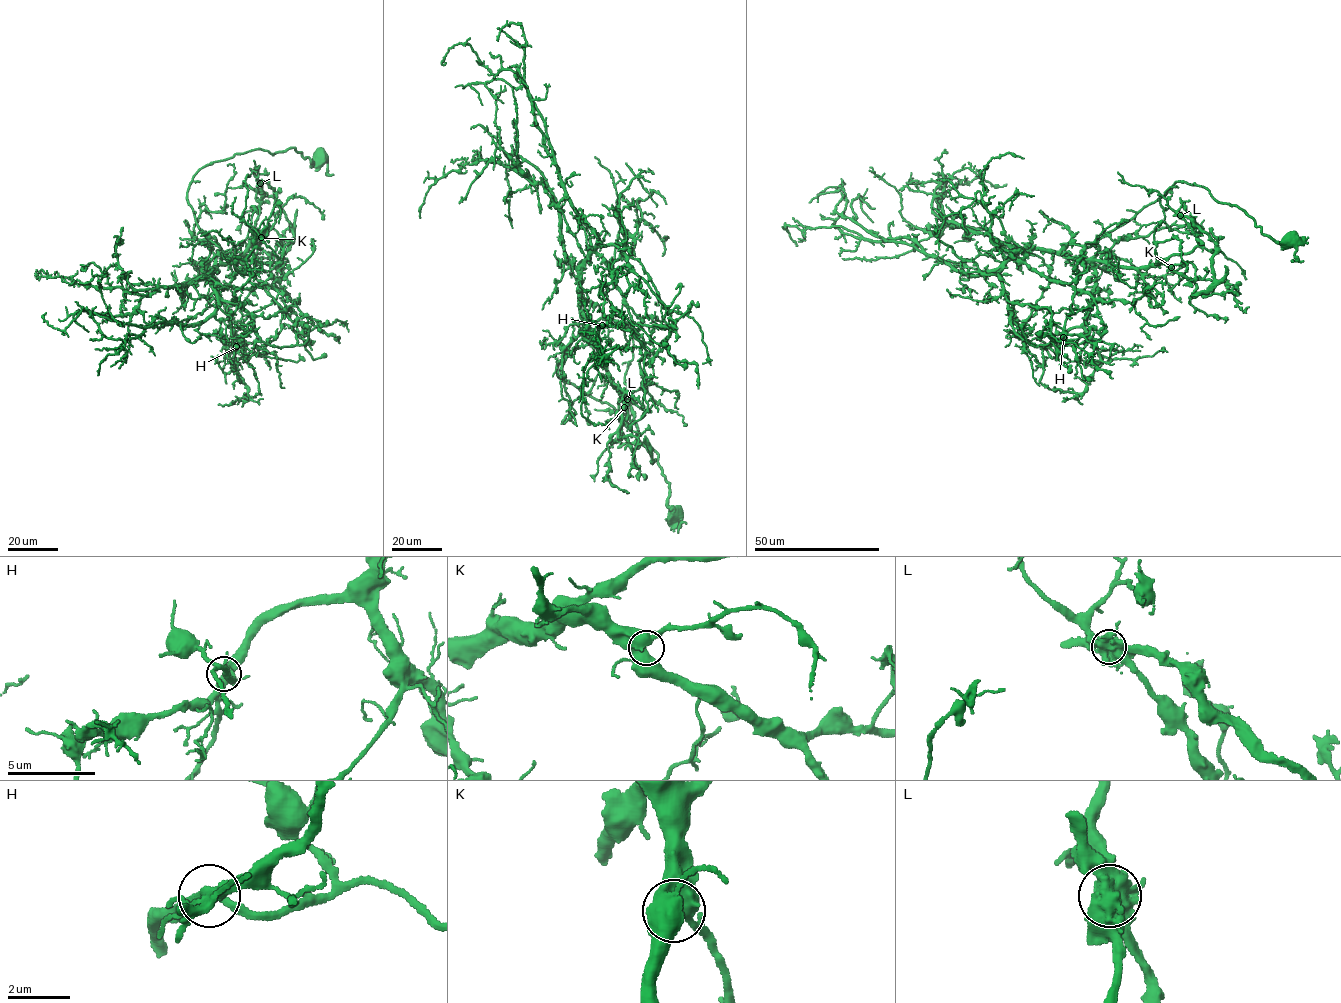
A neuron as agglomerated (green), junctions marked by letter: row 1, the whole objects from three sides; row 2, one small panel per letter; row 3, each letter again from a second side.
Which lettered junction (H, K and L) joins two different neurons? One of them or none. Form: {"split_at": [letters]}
{"split_at": ["L"]}

